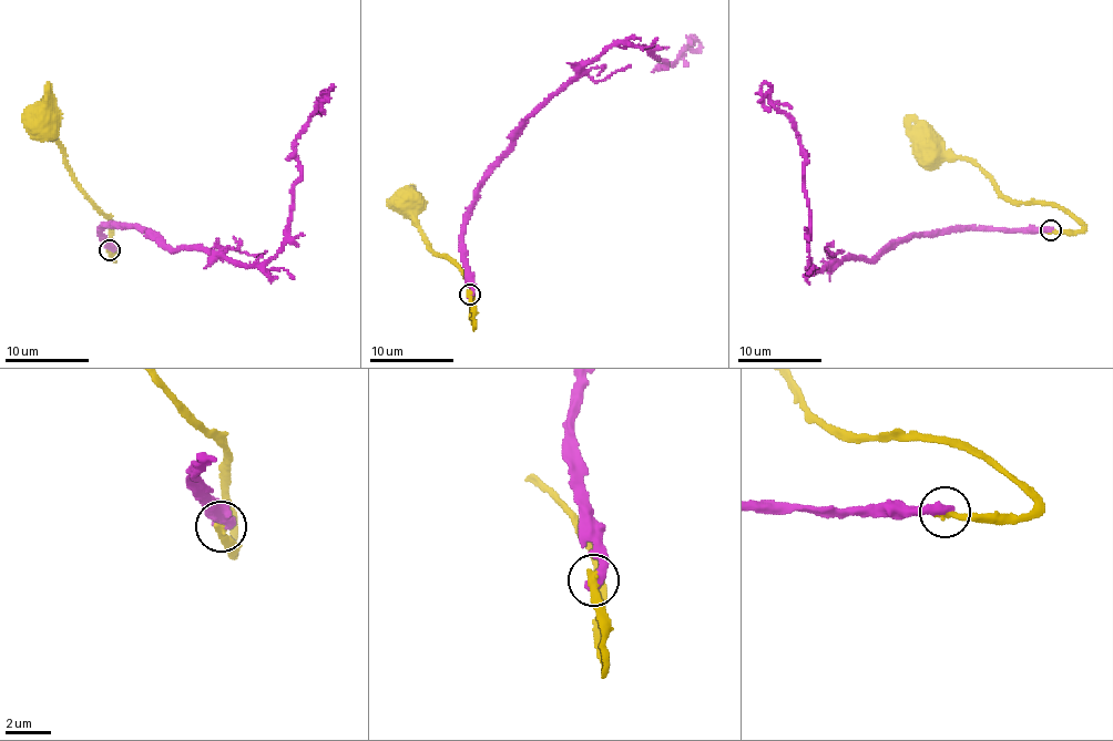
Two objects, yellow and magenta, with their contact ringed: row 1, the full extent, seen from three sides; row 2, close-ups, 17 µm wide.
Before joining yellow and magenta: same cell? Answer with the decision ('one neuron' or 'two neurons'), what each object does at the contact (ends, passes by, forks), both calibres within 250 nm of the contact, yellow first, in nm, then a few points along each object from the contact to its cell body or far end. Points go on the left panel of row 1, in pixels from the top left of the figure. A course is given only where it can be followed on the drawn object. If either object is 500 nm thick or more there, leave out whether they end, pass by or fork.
two neurons; yellow ends; magenta ends; calibres 360 and 480 nm; course yellow (109, 249), (115, 258), (109, 218), (87, 194), (37, 113), (43, 121); course magenta (109, 249), (101, 227), (135, 224), (177, 249), (264, 265), (285, 236), (296, 139), (323, 95), (325, 114)

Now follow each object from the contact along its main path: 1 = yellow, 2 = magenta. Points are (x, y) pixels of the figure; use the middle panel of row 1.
1: (469, 295), (473, 326), (470, 284), (463, 270), (429, 245), (418, 223), (401, 209), (404, 199), (408, 203)
2: (469, 295), (463, 220), (473, 191), (531, 114), (609, 48), (645, 48), (665, 61), (662, 68), (692, 44)

